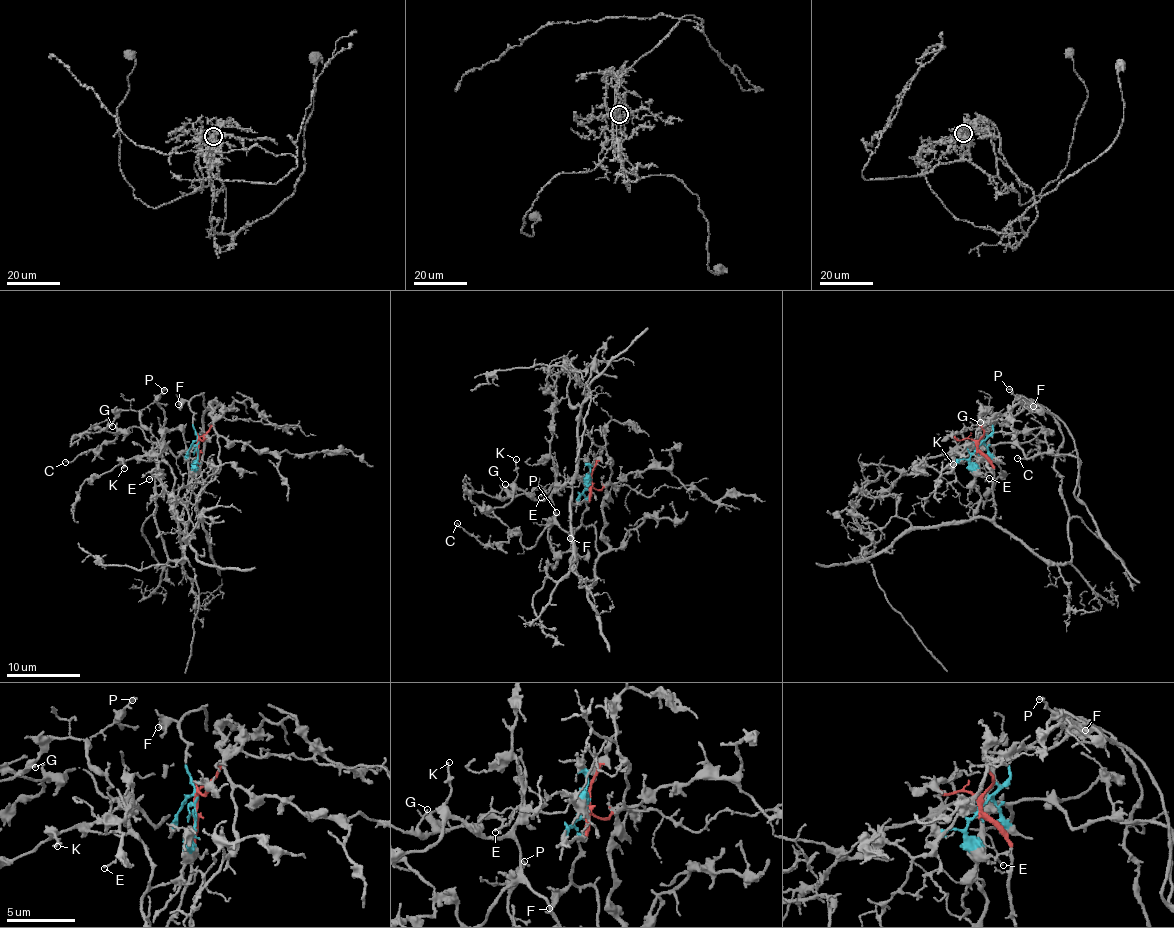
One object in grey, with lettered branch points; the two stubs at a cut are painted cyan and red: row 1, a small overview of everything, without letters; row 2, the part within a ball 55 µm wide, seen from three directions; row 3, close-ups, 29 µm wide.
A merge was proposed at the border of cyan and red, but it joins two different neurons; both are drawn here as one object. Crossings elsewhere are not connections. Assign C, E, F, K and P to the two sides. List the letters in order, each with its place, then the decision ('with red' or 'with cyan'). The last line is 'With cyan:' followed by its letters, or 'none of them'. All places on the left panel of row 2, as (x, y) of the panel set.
C: place (65, 462); with cyan
E: place (149, 479); with red
F: place (178, 404); with cyan
K: place (124, 468); with cyan
P: place (164, 390); with red
With cyan: C, F, K

